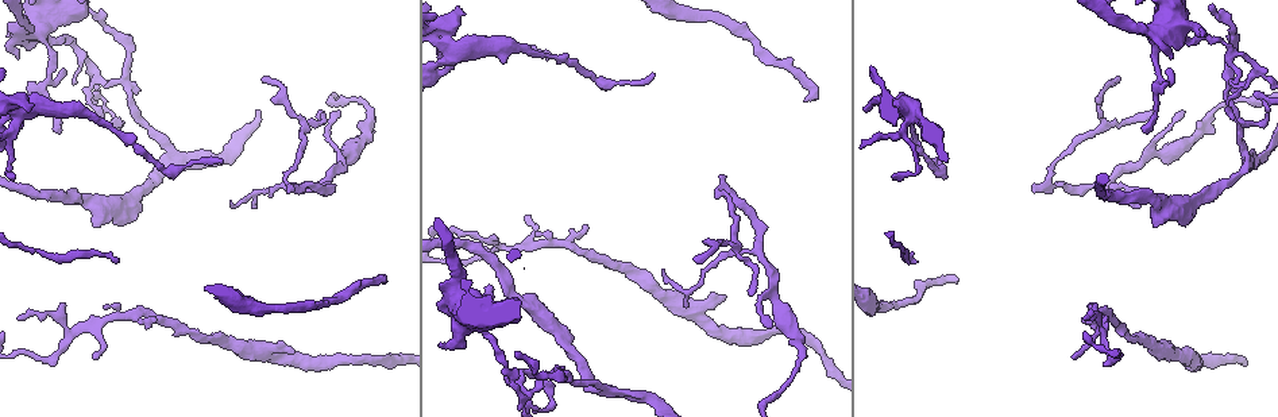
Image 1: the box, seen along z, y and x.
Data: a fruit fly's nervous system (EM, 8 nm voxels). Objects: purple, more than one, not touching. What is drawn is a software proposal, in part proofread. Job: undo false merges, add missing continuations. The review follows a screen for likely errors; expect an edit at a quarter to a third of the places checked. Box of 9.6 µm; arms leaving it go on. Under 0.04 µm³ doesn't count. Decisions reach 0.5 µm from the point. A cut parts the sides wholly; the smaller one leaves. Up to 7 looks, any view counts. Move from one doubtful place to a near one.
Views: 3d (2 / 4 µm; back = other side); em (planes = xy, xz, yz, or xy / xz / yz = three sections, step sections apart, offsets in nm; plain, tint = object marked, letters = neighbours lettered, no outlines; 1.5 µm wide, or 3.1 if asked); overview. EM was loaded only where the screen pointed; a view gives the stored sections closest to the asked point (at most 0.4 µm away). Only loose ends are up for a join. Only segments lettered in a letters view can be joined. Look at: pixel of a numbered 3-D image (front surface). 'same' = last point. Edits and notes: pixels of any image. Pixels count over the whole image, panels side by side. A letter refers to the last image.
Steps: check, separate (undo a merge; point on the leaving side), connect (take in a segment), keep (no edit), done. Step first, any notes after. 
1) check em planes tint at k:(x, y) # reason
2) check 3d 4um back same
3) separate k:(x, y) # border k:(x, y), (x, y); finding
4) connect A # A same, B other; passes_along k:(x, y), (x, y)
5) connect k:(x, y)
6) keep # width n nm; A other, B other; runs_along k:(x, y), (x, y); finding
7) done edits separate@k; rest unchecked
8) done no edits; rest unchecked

check em planes plain at 1:(934, 158) # tapers out

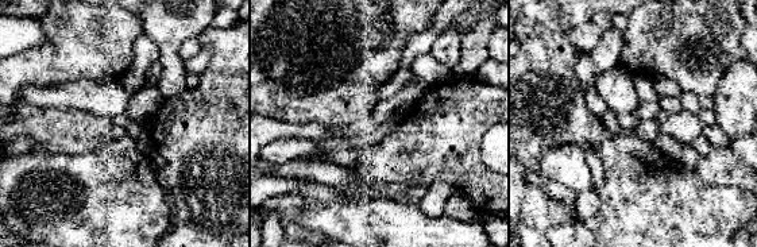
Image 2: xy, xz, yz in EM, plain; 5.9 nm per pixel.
check em planes letters same

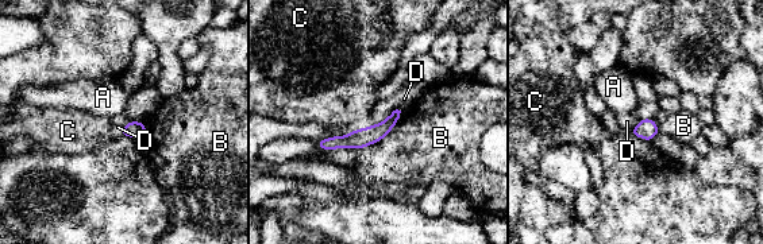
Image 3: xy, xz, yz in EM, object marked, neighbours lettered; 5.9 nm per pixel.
keep # width 100 nm; A other, B other, C other, D other; border 3:(401, 111), (369, 126); none of them fits

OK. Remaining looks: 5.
check em xy step 4 tint at 1:(956, 279) # free end

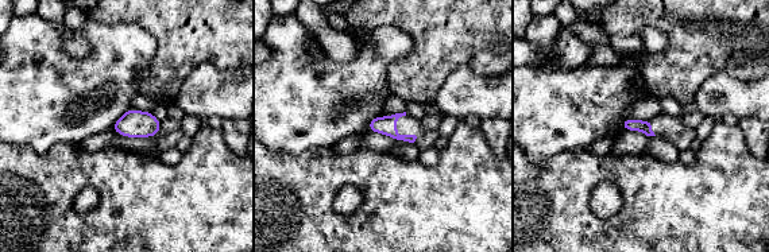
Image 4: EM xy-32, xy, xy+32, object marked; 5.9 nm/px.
check em planes letters same # another direction

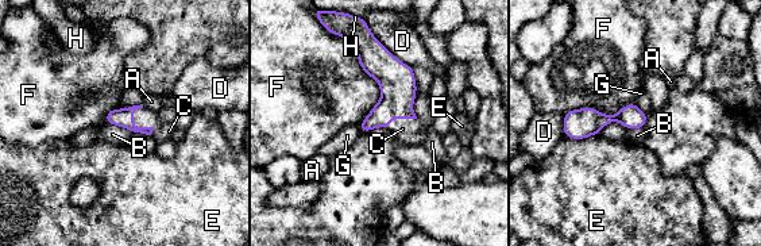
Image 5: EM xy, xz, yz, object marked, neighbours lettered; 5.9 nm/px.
connect C # longest_contact F 440 nm; A other, B other, C same, D other, E other, F other, G other, H other; it goes on there

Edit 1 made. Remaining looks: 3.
check overview

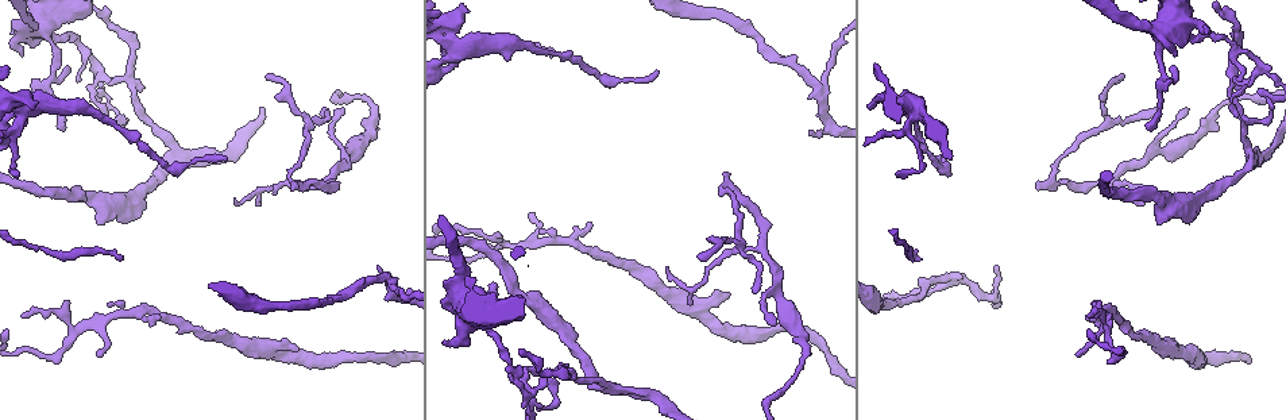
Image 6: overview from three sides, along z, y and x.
check em planes letters at 6:(1152, 337) # thick turns thin

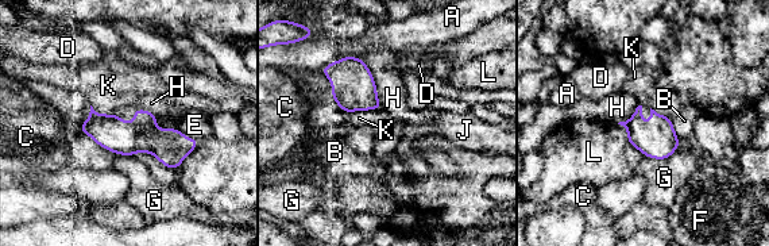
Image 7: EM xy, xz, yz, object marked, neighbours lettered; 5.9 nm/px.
keep # A other, B other, C other, D other, E other, F other, G other, H other, J other, K other, L other; continuous, no second cell

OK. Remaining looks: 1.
done edits connect@5; rest unchecked

